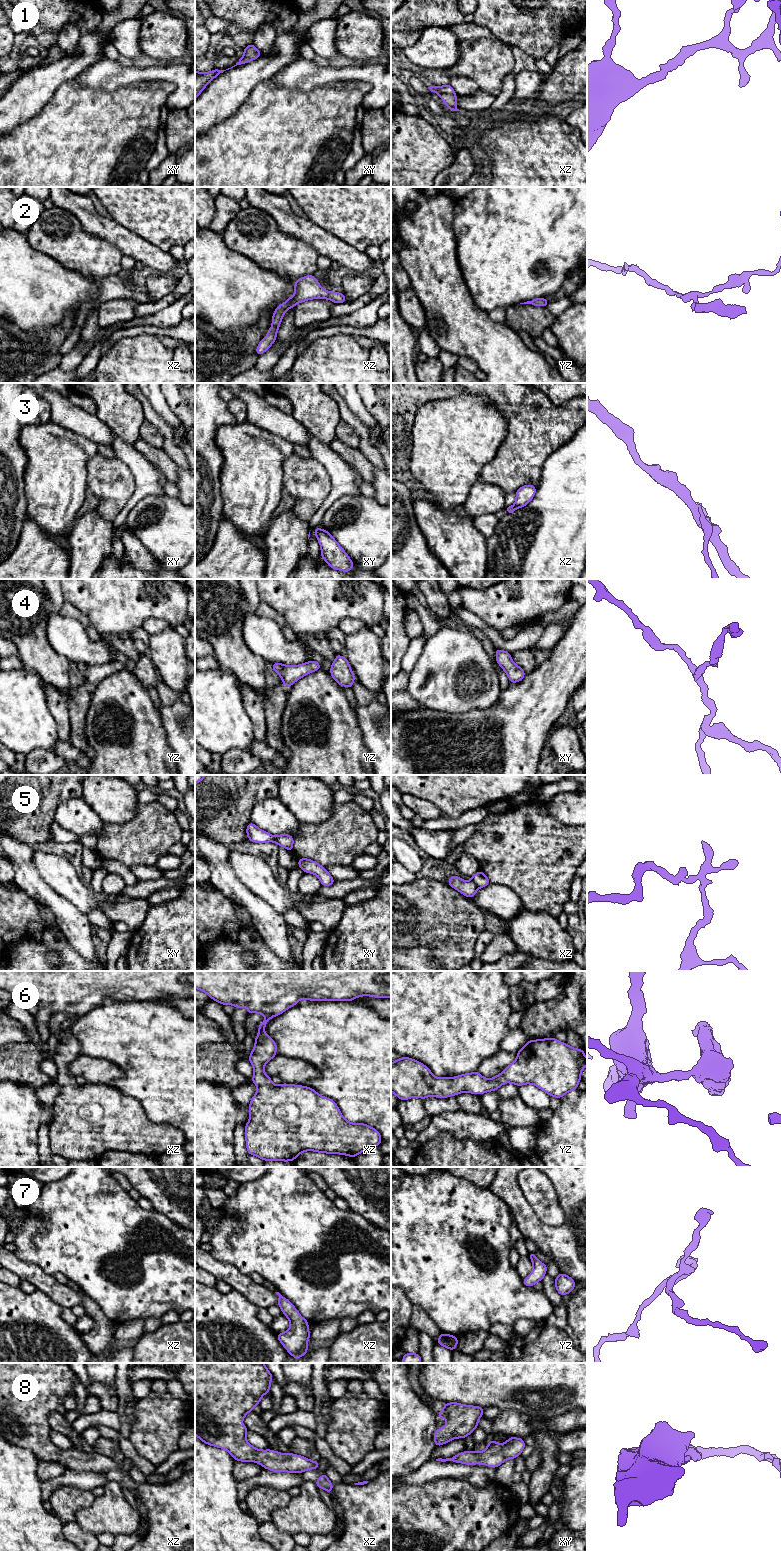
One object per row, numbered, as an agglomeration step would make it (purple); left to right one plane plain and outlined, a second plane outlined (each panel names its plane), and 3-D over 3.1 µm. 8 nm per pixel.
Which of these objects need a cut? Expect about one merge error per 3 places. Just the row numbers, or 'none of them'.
3, 5

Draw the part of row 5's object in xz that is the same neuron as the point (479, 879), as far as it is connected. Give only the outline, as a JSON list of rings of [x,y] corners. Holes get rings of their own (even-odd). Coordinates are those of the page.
[[[478,871],[475,875],[471,877],[471,881],[478,887],[486,887],[490,881],[487,875],[485,875],[482,871]]]

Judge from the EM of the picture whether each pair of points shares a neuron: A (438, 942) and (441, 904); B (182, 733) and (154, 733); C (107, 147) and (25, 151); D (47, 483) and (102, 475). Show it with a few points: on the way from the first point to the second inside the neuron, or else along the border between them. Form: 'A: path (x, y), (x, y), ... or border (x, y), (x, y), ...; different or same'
A: path (441, 933), (441, 913); same
B: border (158, 710), (167, 740); different
C: path (87, 147), (80, 151), (45, 151); same
D: border (95, 455), (87, 463), (86, 488); different

